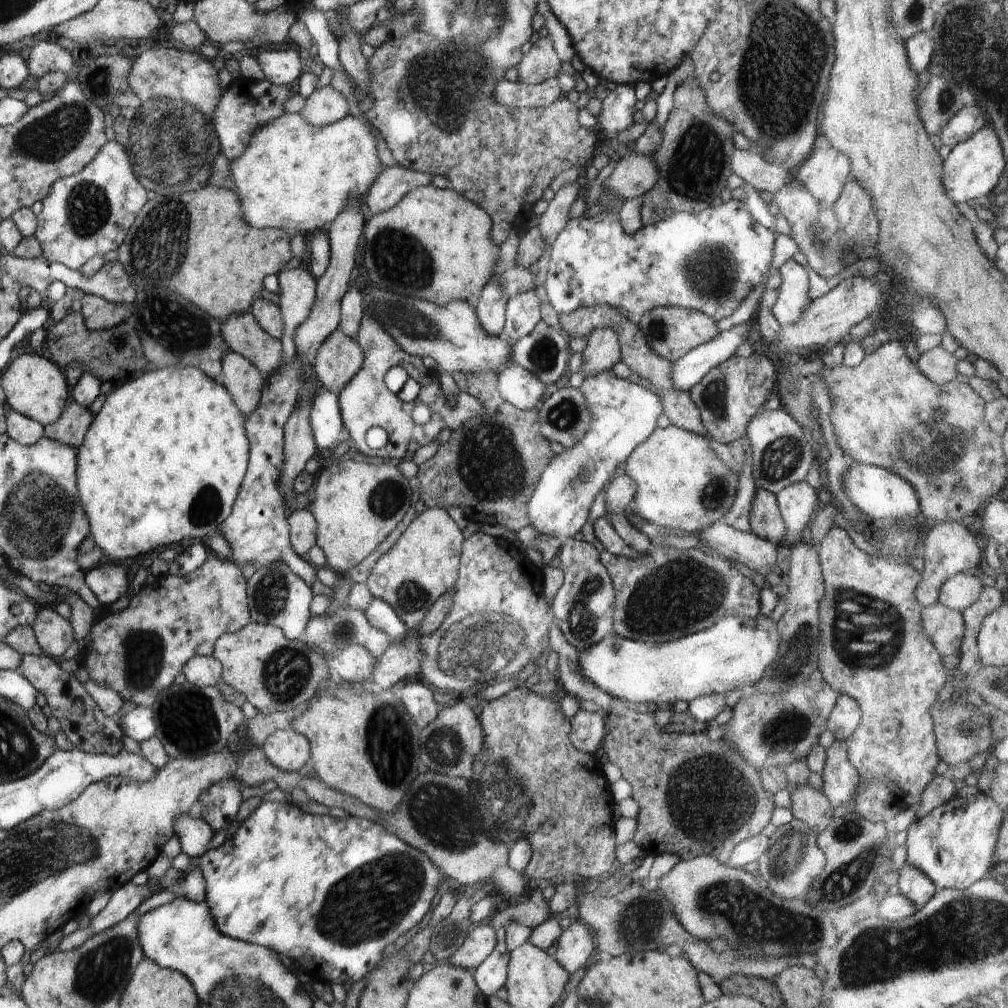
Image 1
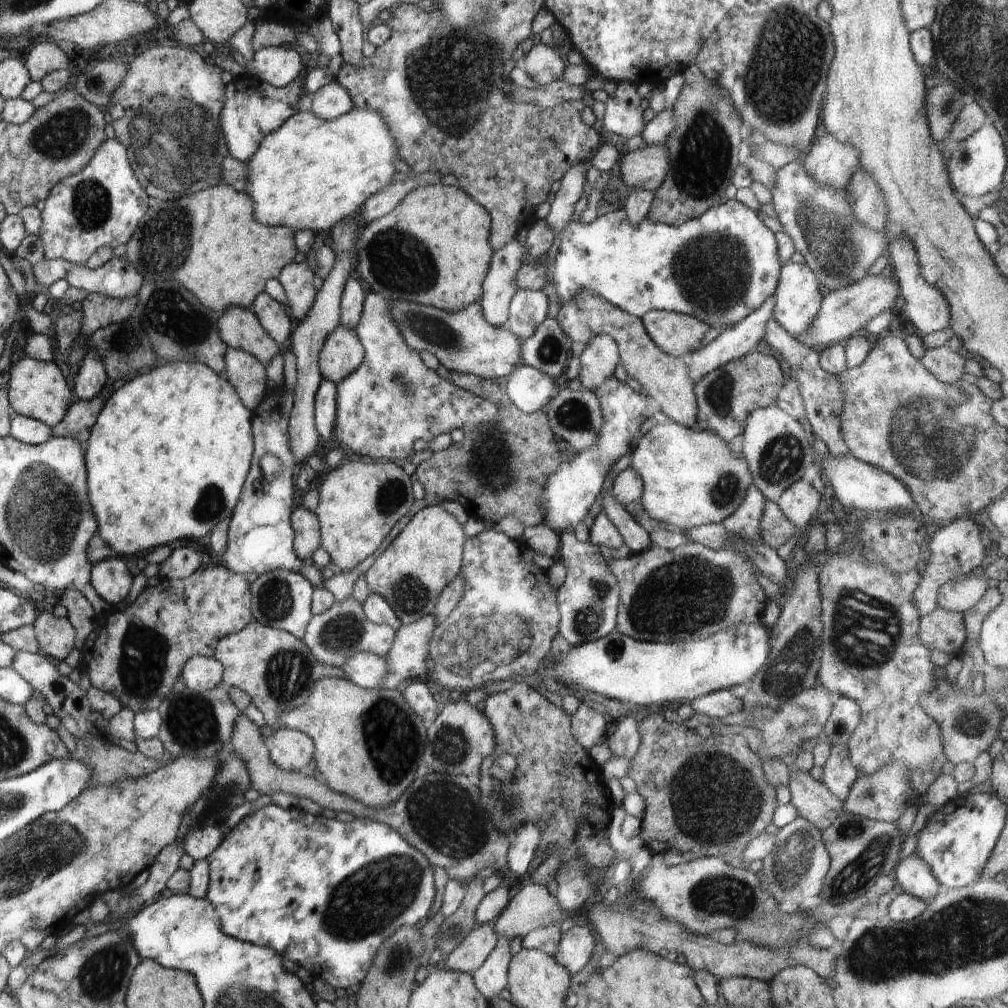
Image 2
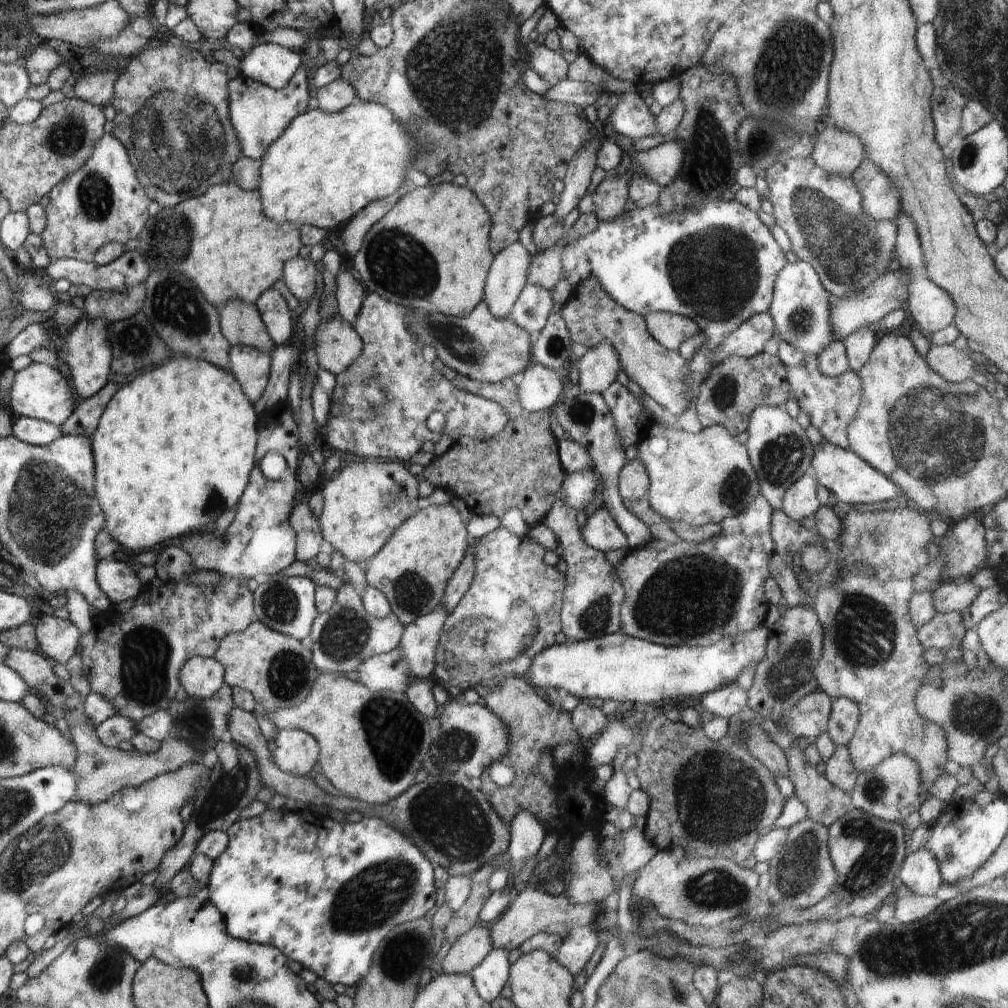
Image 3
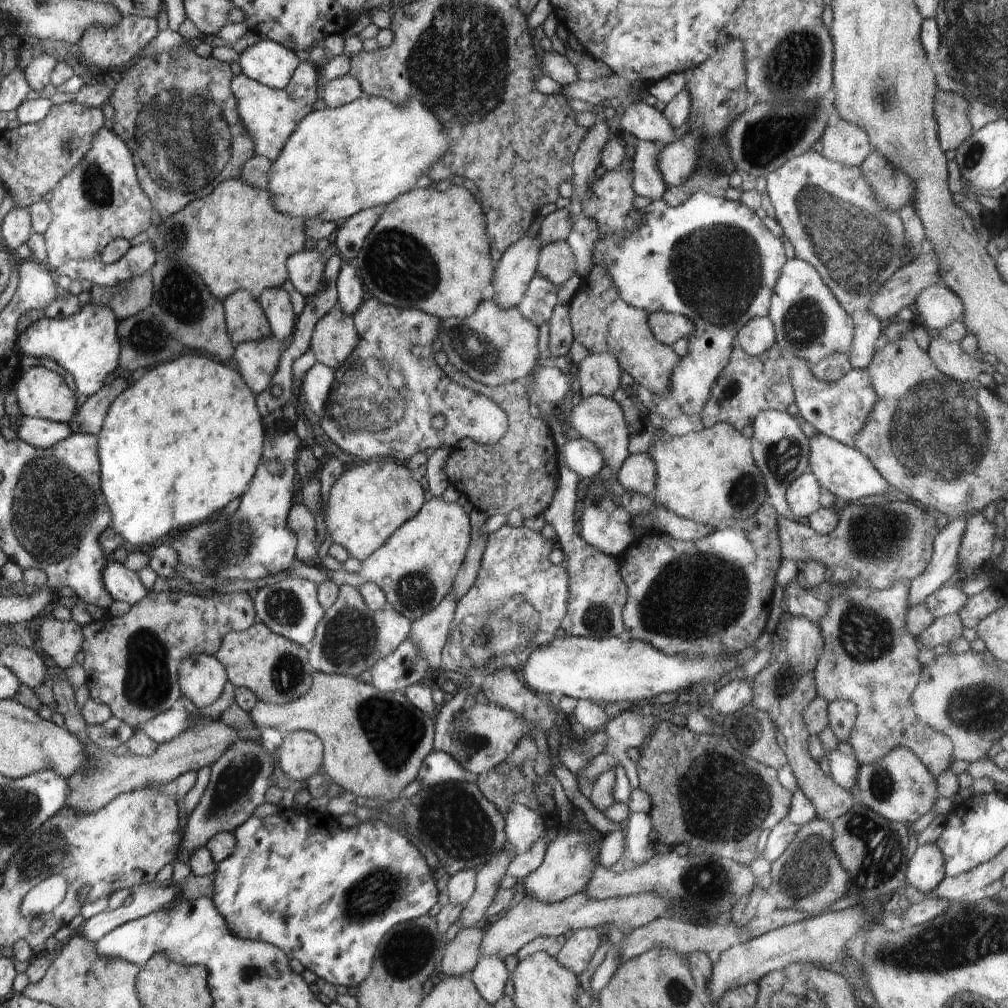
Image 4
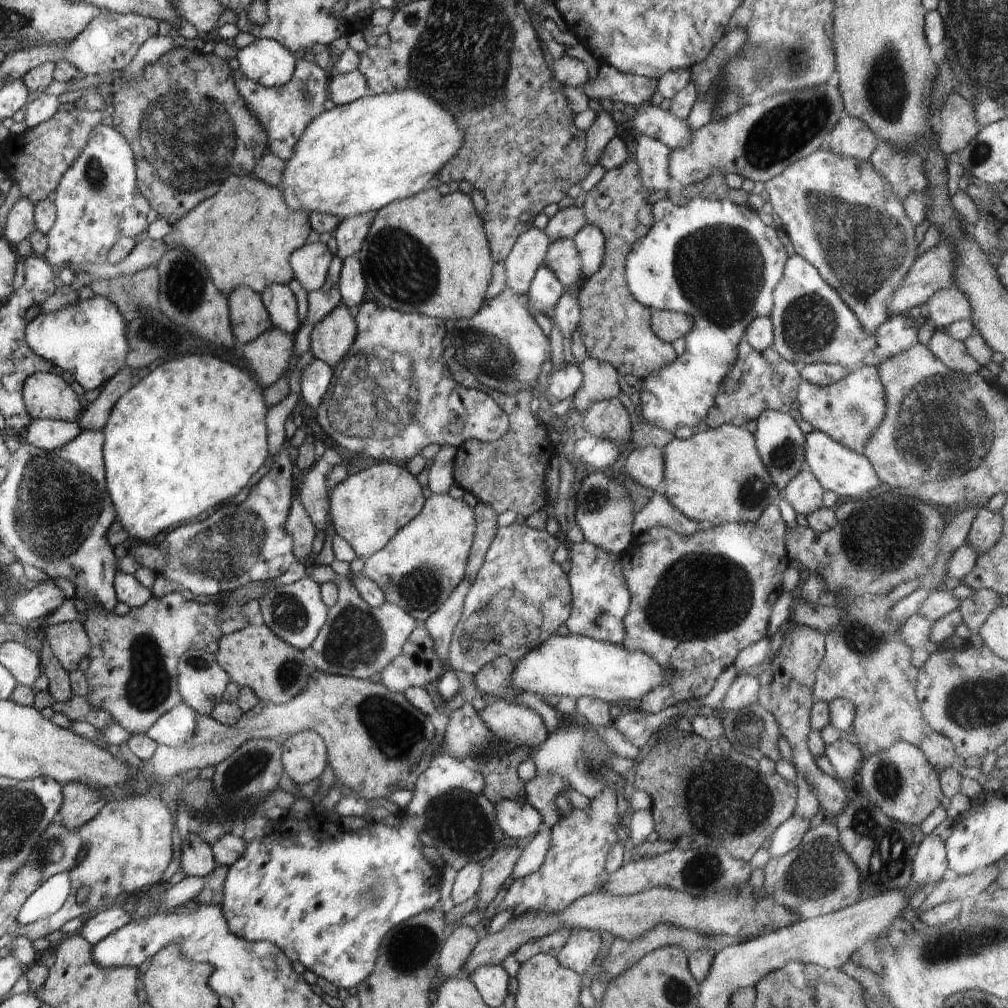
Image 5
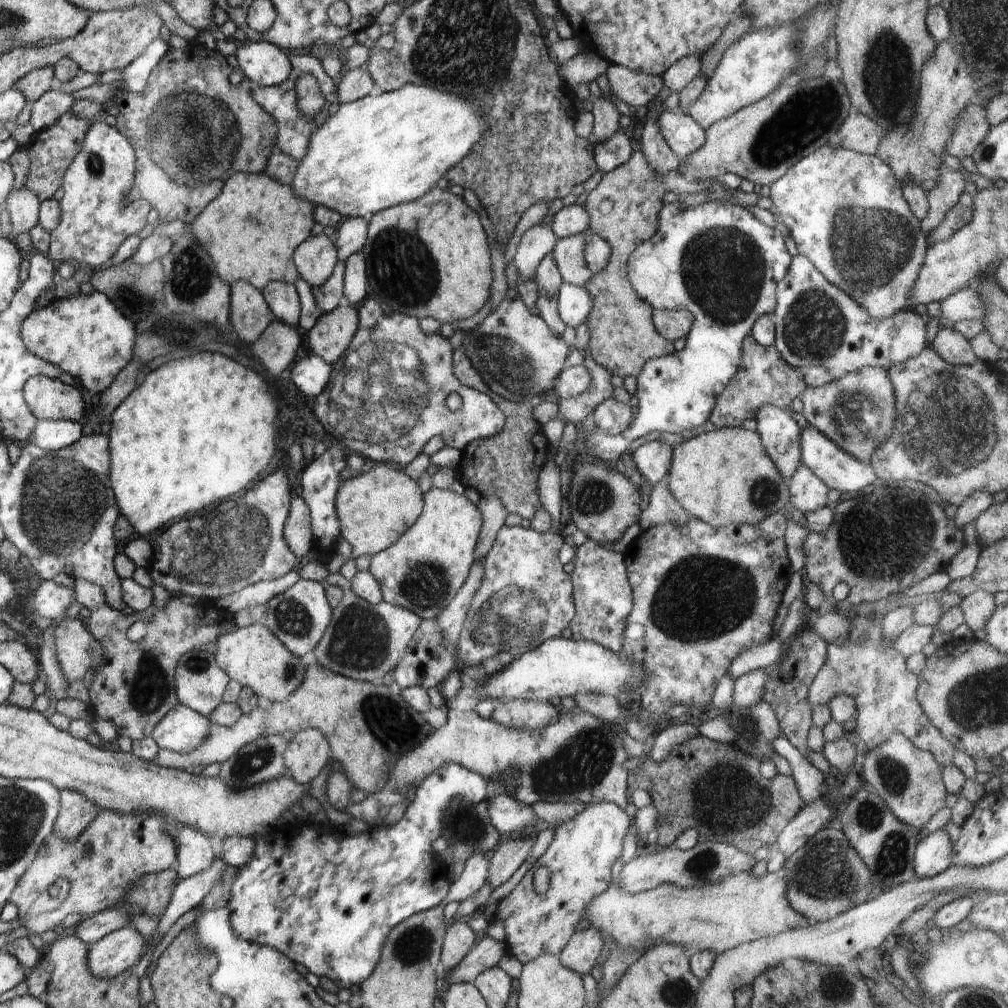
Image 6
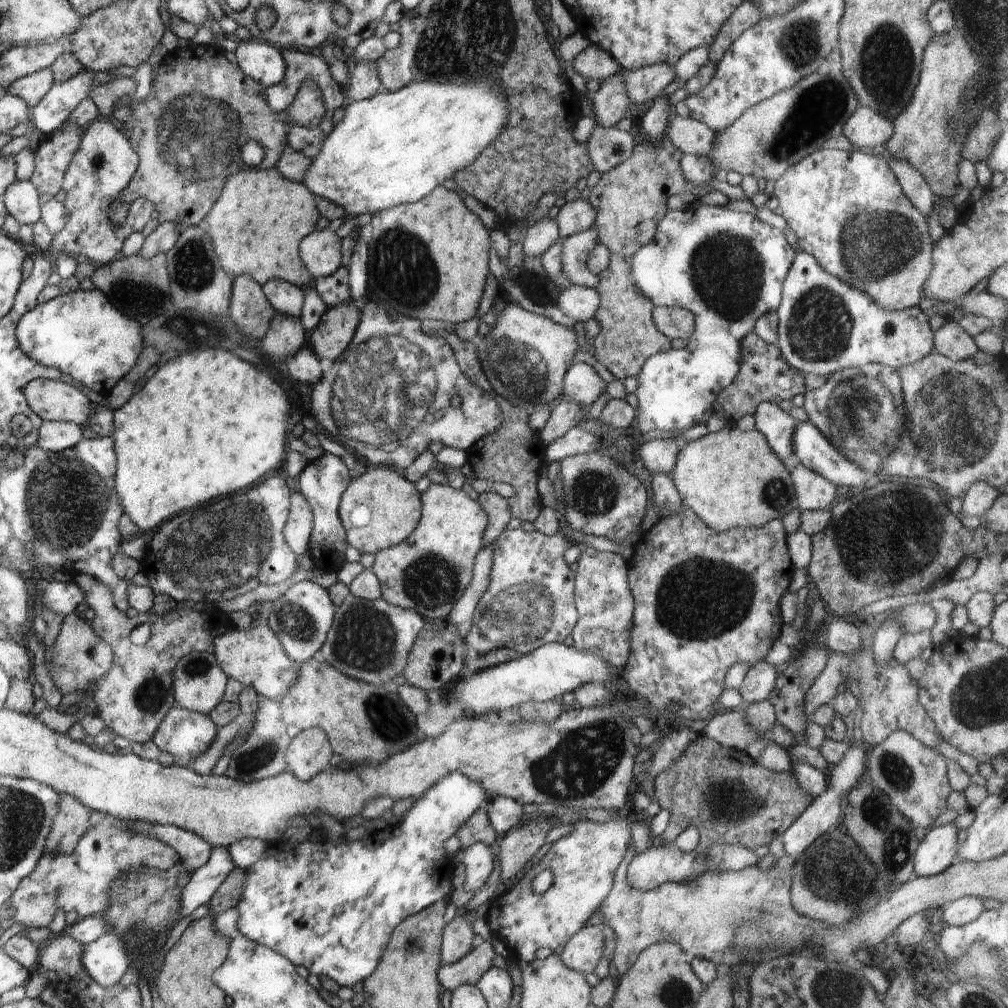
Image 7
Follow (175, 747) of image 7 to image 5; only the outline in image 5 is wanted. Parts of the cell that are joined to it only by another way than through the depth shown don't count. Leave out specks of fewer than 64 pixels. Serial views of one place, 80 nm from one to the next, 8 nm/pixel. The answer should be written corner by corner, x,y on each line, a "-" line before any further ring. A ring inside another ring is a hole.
180,703
165,713
152,726
147,735
158,745
181,747
186,745
196,730
197,711

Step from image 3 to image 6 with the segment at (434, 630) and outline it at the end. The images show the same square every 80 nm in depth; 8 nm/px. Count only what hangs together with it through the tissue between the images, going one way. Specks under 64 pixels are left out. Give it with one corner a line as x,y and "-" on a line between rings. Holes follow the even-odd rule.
485,558
476,559
469,570
468,578
464,581
452,602
436,618
443,634
443,643
457,647
459,636
463,629
468,609
473,596
483,581
485,573

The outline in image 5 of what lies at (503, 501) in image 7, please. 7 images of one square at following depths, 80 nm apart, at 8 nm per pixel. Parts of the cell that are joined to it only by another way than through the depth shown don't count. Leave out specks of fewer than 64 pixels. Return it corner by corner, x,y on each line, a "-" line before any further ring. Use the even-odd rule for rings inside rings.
478,502
473,508
475,514
475,535
471,544
469,561
467,562
465,577
473,582
475,574
480,570
488,547
492,544
496,531
497,512
488,503

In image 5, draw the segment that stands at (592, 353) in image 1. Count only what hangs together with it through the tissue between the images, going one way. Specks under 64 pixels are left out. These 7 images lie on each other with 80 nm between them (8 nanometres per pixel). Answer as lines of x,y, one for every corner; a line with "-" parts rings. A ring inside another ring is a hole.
589,356
578,364
578,368
582,371
583,381
570,405
574,418
583,415
595,402
616,399
621,391
621,378
611,364

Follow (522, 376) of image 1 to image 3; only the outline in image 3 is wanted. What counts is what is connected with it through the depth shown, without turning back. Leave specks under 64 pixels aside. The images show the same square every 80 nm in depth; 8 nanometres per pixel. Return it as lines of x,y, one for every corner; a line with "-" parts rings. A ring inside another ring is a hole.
530,363
523,372
522,383
517,386
519,401
527,411
546,411
558,403
562,394
562,374
554,369

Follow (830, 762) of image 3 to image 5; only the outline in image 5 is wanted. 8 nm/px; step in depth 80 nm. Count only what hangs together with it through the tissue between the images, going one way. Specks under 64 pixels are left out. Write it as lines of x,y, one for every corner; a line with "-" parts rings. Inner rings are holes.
840,738
834,744
825,745
824,755
832,764
840,782
857,776
862,757
858,746

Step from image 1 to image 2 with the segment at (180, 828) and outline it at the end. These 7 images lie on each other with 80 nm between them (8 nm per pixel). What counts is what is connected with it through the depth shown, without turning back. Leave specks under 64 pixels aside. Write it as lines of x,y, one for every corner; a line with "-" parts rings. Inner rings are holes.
208,824
200,829
190,829
184,838
184,848
186,854
195,859
205,859
211,855
224,838
222,828

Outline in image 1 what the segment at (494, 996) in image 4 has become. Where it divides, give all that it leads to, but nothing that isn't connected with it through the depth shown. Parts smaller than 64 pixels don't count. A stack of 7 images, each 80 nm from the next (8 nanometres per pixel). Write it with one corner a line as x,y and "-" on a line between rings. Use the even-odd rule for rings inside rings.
495,929
496,946
482,961
480,966
472,970
478,988
487,996
496,995
496,992
505,986
507,981
507,966
510,952
506,949
506,930

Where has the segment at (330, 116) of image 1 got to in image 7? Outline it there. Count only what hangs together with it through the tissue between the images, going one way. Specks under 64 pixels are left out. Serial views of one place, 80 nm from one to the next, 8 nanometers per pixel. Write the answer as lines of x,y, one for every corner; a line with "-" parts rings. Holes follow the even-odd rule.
358,61
349,75
344,92
348,101
361,101
376,95
380,84
375,62

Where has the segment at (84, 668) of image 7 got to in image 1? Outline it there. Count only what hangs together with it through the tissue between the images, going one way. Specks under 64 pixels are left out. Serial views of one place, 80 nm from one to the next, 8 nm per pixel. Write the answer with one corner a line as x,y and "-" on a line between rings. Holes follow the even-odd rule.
54,606
44,607
38,613
37,621
33,624
36,640
44,653
51,657
60,656
68,650
68,646
75,641
72,627
68,619
58,616

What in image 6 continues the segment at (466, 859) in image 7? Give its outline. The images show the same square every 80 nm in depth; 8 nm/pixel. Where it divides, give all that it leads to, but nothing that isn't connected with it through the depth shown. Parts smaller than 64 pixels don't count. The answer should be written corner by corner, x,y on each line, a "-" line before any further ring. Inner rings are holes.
474,851
467,858
460,878
451,882
448,894
444,897
442,904
450,901
459,903
465,898
472,896
489,878
489,860
482,851

